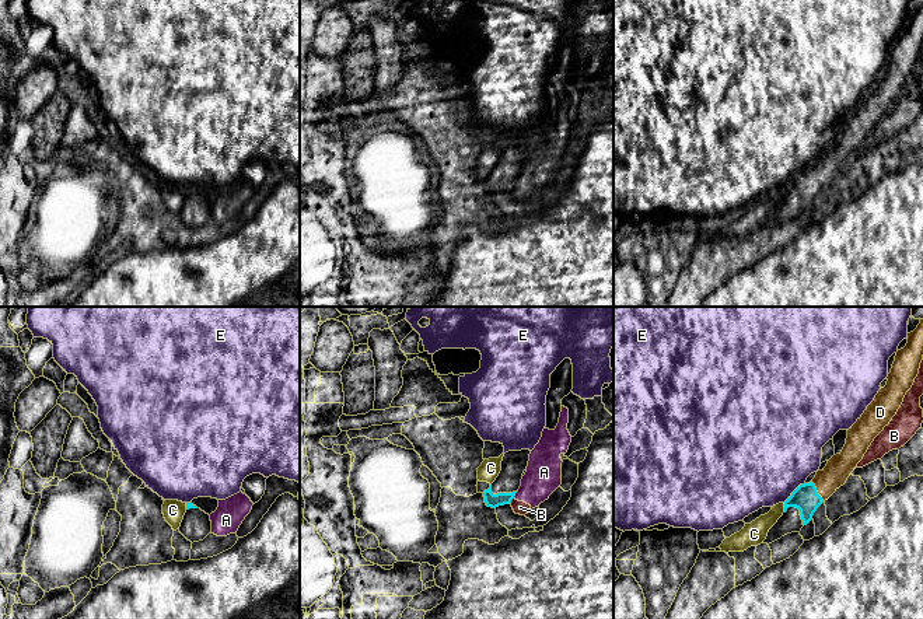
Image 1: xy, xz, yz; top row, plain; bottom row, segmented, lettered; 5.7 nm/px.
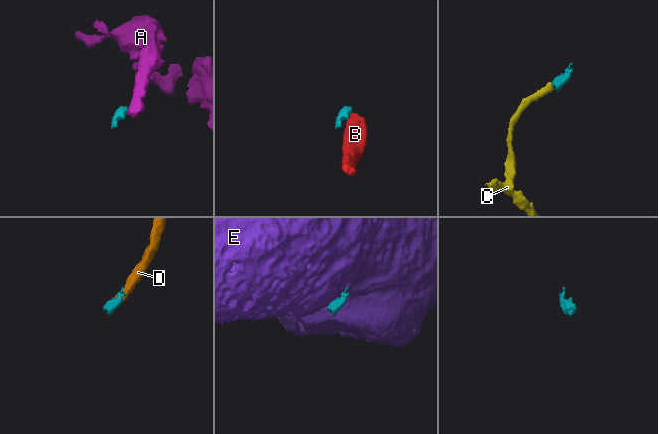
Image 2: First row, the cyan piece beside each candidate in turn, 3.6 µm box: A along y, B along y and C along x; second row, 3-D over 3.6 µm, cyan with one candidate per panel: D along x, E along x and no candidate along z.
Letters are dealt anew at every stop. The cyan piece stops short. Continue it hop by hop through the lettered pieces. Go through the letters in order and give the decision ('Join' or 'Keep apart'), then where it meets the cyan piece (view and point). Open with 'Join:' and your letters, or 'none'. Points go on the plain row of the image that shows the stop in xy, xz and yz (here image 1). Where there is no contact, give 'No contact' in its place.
Join: D
A: Keep apart. Touches cyan at xz (514, 181)
B: Keep apart. Touches cyan at xz (511, 185)
C: Keep apart. Touches cyan at yz (785, 193)
D: Join. Touches cyan at yz (815, 177)
E: Keep apart. Touches cyan at yz (793, 178)

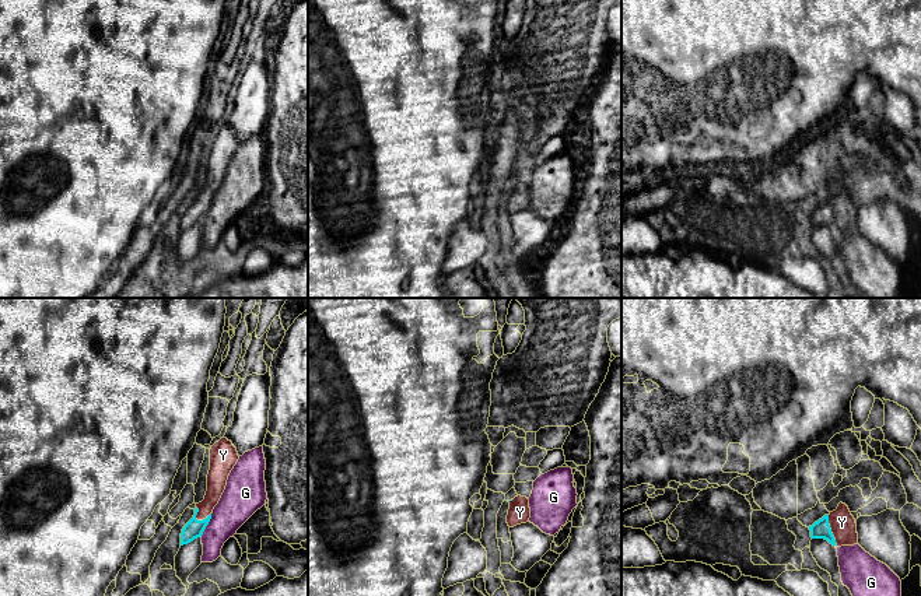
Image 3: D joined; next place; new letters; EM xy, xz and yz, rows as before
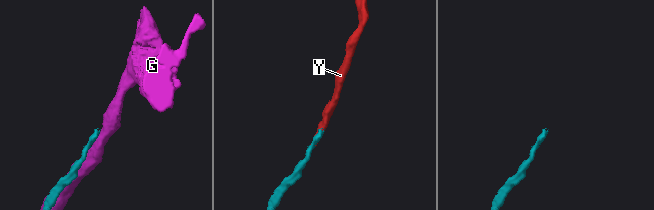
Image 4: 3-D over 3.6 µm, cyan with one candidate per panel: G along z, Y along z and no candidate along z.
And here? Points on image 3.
Join: Y
G: Keep apart. Touches cyan at xy (207, 210)
Y: Join. Touches cyan at yz (830, 217)

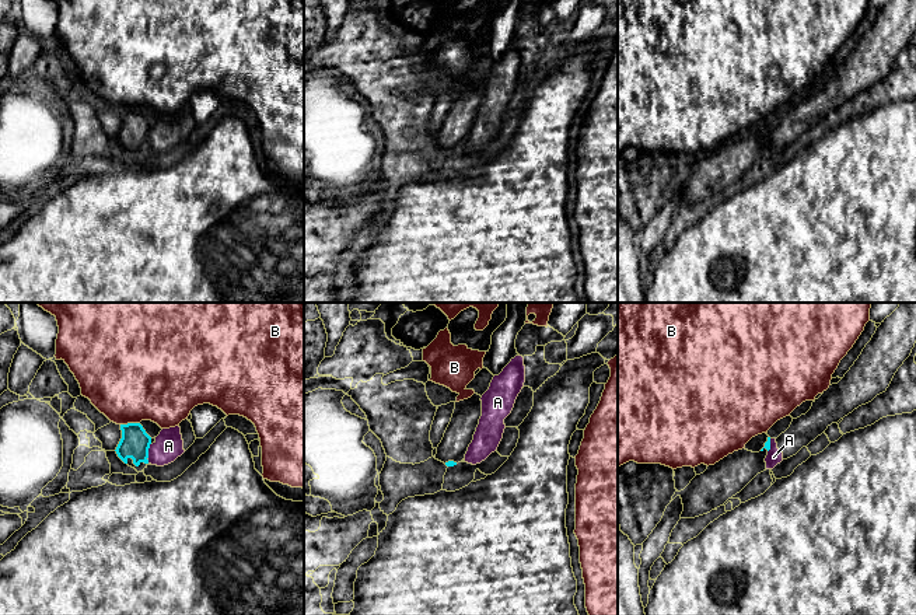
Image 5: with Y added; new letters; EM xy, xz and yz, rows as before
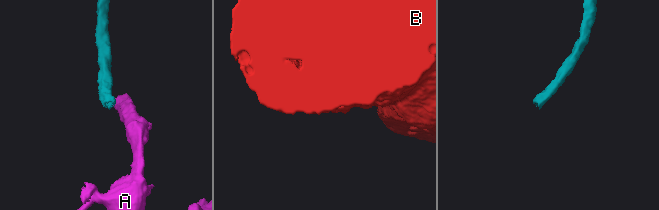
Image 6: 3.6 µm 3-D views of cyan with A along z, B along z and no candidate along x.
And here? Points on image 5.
Join: none
A: Keep apart. Touches cyan at xy (147, 139)
B: Keep apart. Touches cyan at xy (129, 109)

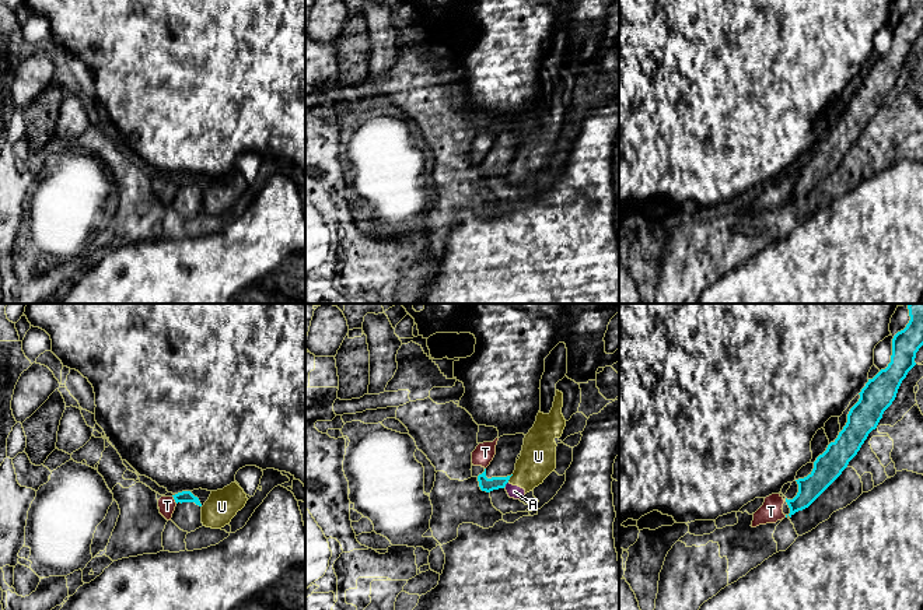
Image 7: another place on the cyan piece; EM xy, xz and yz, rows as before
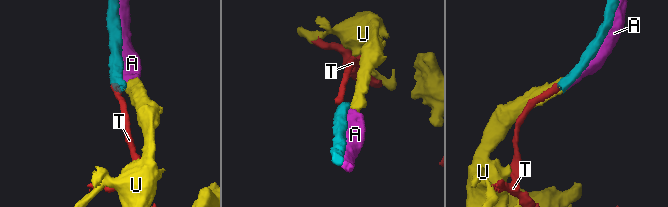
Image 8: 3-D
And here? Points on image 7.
Join: none
A: Keep apart. Touches cyan at xz (506, 169)
T: Keep apart. Touches cyan at xy (174, 185)
U: Keep apart. Touches cyan at xz (509, 165)

